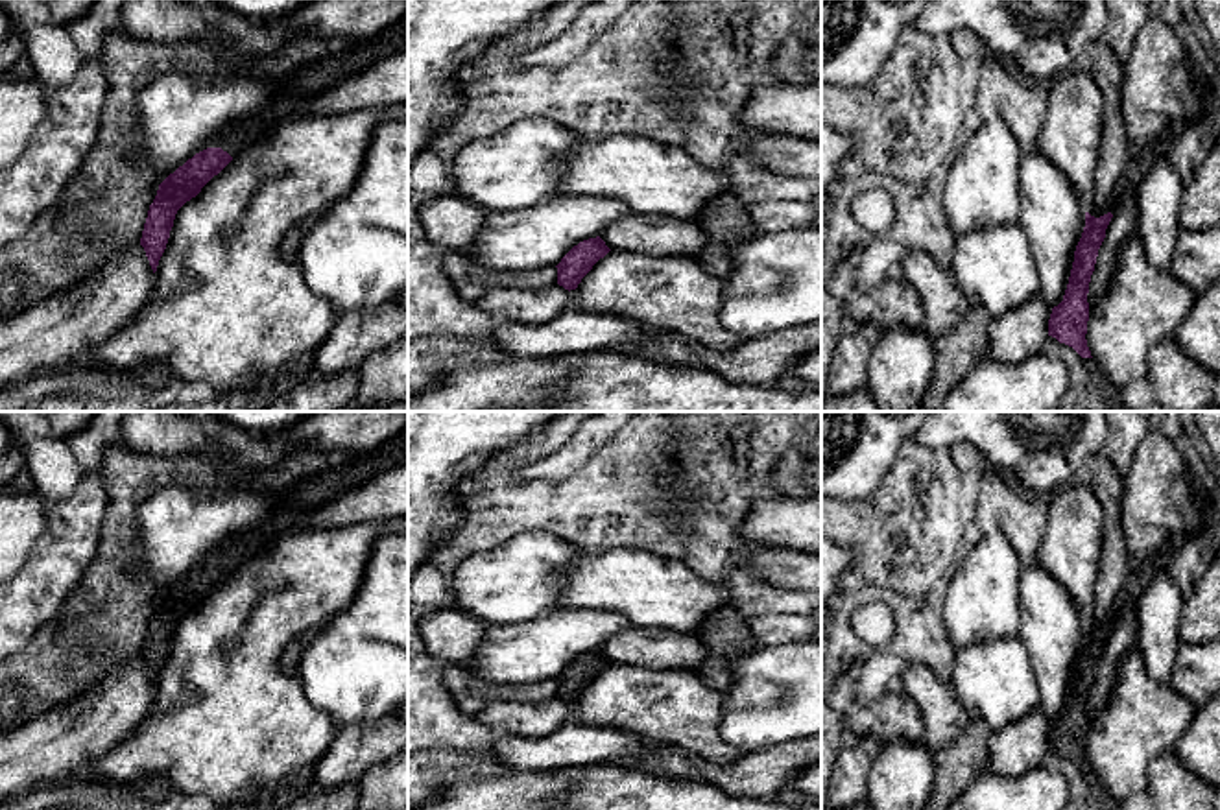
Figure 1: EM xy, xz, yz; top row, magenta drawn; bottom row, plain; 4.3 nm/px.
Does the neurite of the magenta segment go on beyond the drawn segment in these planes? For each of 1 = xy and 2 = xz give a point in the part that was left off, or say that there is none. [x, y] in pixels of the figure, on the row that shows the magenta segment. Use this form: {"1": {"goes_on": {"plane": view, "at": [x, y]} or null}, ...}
{"1": {"goes_on": {"plane": "xy", "at": [349, 59]}}, "2": {"goes_on": null}}

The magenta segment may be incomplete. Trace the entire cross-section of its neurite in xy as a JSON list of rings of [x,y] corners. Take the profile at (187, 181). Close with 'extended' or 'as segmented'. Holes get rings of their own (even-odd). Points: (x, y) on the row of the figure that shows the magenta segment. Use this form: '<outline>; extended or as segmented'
[[[408,11],[373,39],[341,44],[327,55],[299,66],[281,83],[279,94],[260,113],[223,129],[203,151],[170,173],[159,185],[140,238],[153,273],[166,249],[177,210],[196,197],[231,161],[260,140],[288,107],[306,101],[406,48]]]; extended

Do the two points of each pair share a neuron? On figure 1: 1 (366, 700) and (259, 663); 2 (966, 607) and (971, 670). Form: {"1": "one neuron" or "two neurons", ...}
{"1": "two neurons", "2": "two neurons"}

